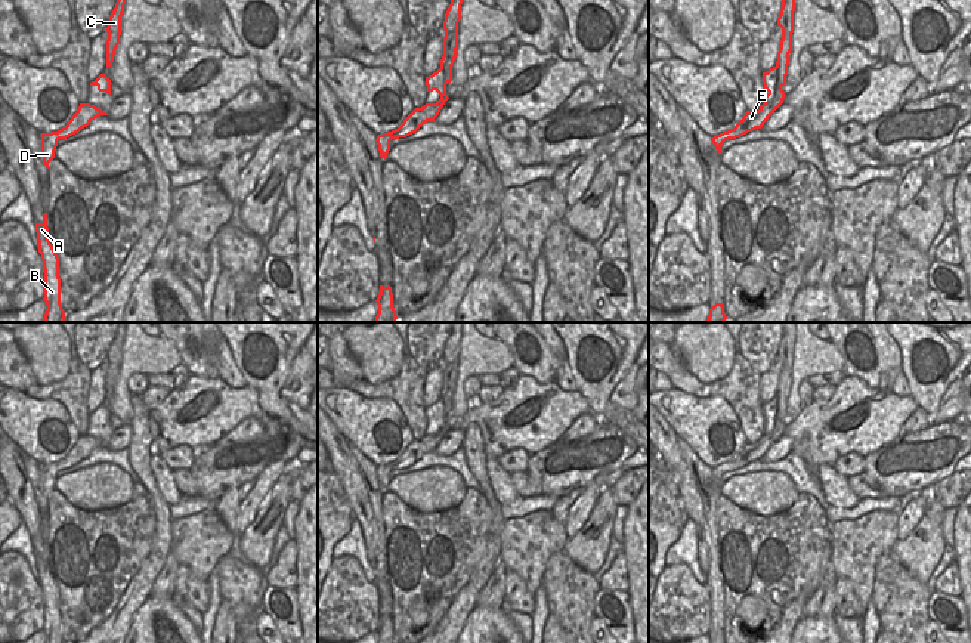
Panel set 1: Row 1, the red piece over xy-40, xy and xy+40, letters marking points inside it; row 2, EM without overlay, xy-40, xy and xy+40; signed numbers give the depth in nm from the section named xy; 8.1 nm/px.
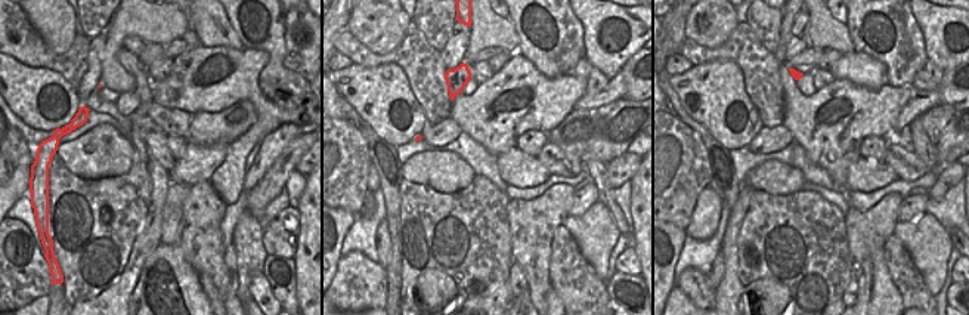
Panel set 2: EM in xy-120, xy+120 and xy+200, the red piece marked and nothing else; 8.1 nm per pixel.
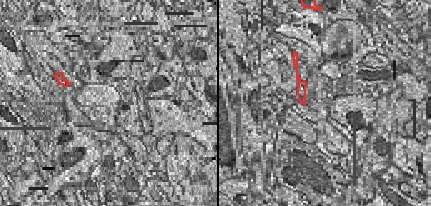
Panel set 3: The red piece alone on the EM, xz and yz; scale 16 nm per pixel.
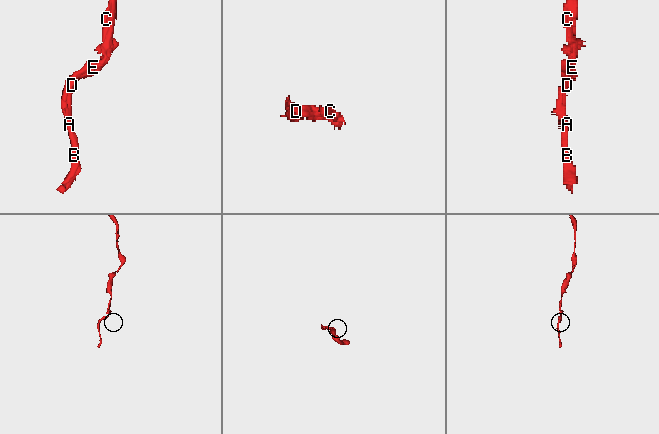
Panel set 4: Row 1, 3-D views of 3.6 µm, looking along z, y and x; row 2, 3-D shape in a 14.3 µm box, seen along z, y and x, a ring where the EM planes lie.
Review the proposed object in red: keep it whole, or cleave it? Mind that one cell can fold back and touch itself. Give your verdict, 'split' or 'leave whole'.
leave whole

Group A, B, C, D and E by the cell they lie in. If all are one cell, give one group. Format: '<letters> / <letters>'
A B C D E

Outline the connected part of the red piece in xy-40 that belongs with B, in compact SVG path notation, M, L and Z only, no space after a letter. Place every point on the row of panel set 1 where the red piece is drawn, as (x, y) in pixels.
M47 213L43 214L41 223L35 223L35 232L44 269L43 300L47 305L43 322L65 322L65 312L61 305L59 257L49 239Z

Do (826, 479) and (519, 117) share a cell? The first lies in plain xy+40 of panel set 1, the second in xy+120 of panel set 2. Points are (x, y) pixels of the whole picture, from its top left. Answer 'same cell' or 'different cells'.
different cells

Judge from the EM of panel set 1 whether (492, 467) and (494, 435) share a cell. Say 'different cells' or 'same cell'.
different cells

